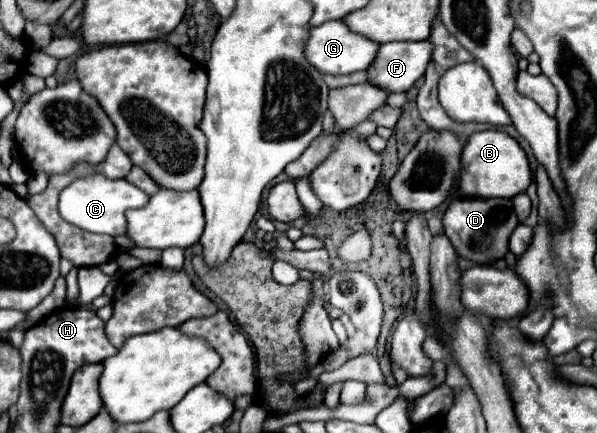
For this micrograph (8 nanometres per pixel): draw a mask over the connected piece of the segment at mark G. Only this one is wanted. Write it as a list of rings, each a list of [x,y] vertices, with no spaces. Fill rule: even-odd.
[[[330,20],[310,30],[310,38],[306,42],[306,58],[322,74],[352,74],[356,70],[366,70],[368,64],[372,64],[372,60],[376,58],[378,46],[380,44],[352,32],[344,24],[344,20]],[[350,64],[362,64],[362,66],[350,66]]]

